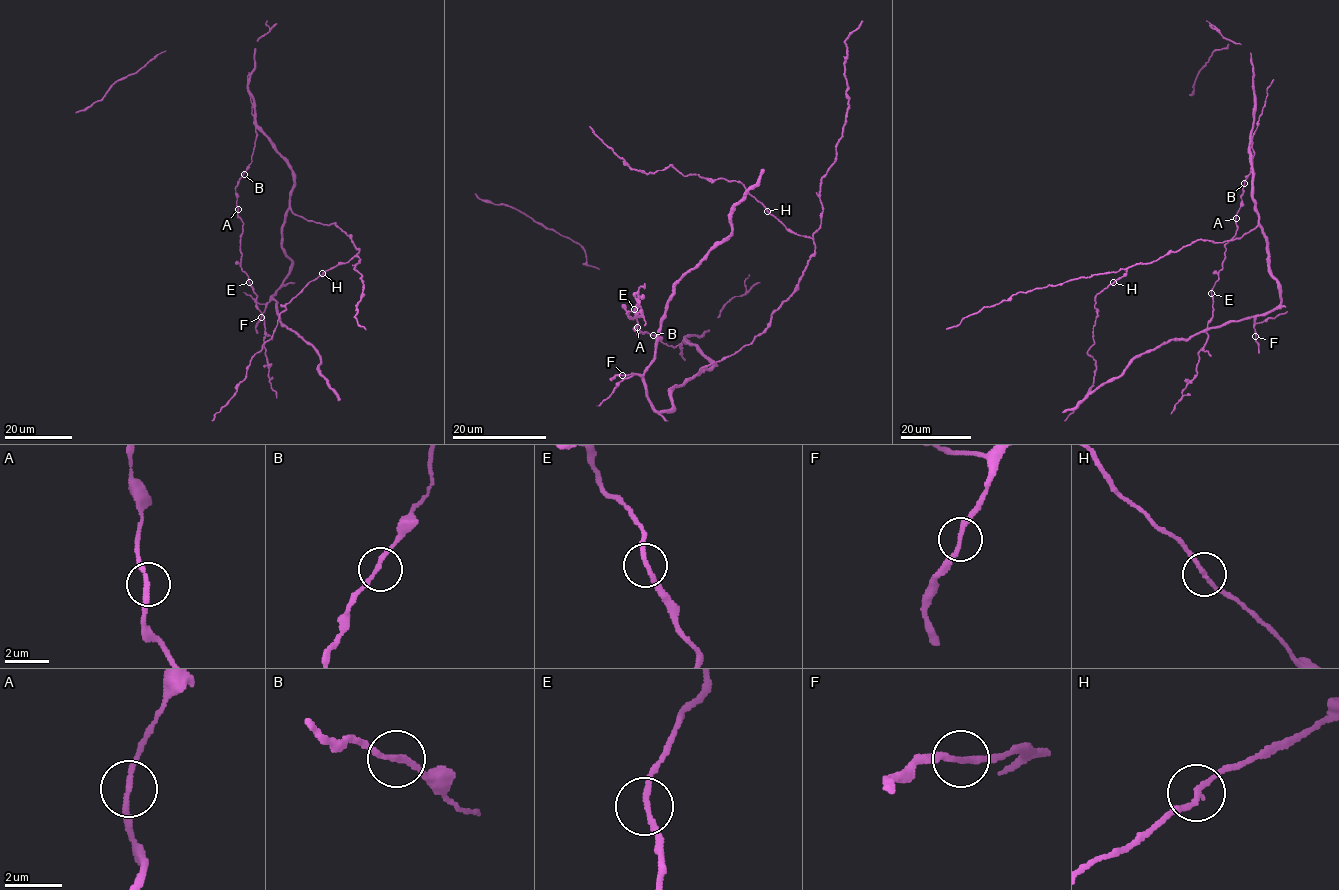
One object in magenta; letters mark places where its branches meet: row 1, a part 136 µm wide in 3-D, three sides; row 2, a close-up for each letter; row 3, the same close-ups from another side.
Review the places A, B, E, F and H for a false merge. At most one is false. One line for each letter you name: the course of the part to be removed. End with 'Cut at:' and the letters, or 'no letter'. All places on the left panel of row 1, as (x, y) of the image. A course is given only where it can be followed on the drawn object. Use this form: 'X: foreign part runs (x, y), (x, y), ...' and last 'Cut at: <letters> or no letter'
Cut at: no letter

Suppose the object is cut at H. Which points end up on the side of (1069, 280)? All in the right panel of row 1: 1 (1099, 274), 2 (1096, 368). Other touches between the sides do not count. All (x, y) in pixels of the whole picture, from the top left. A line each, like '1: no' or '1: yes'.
1: yes
2: no

